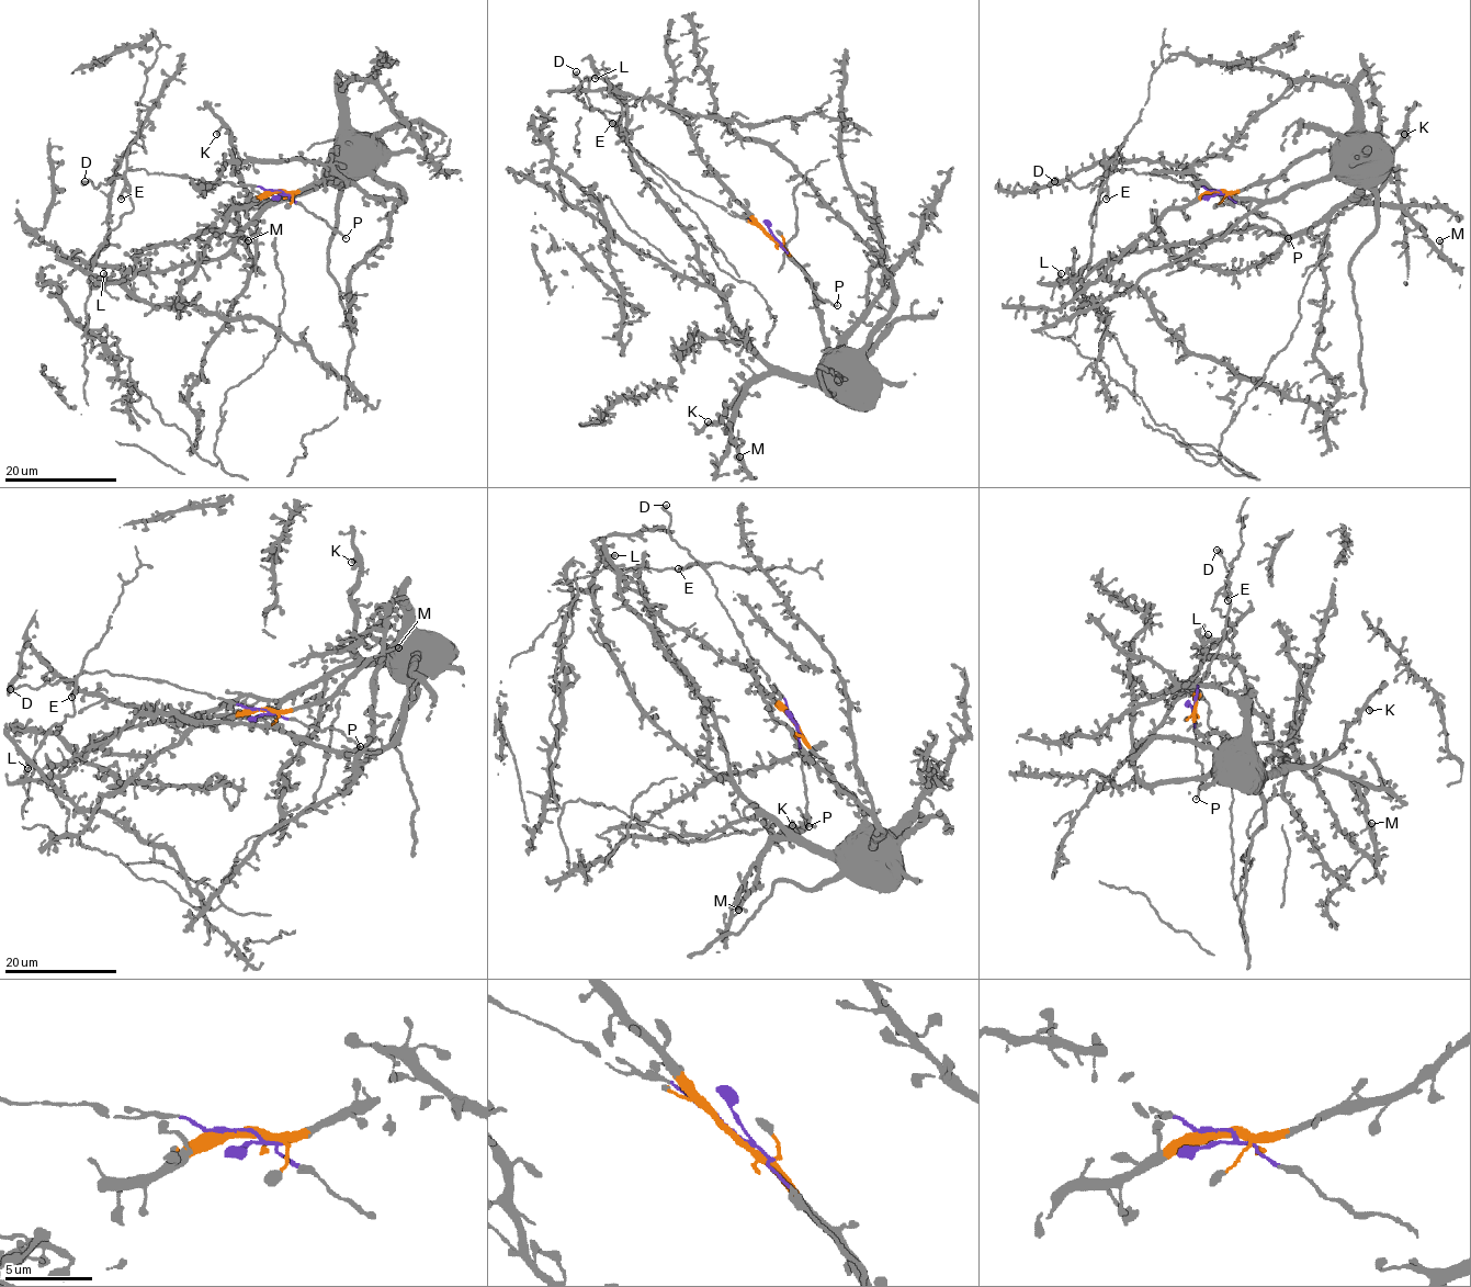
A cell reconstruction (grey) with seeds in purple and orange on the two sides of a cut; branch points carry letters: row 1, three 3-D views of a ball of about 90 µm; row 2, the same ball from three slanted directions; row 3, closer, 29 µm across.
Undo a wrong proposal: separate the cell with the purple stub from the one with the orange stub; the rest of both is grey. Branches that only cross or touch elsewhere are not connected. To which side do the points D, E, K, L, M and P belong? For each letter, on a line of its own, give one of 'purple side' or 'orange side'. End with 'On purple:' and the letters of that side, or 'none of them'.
D: purple side
E: purple side
K: orange side
L: orange side
M: orange side
P: purple side
On purple: D, E, P

